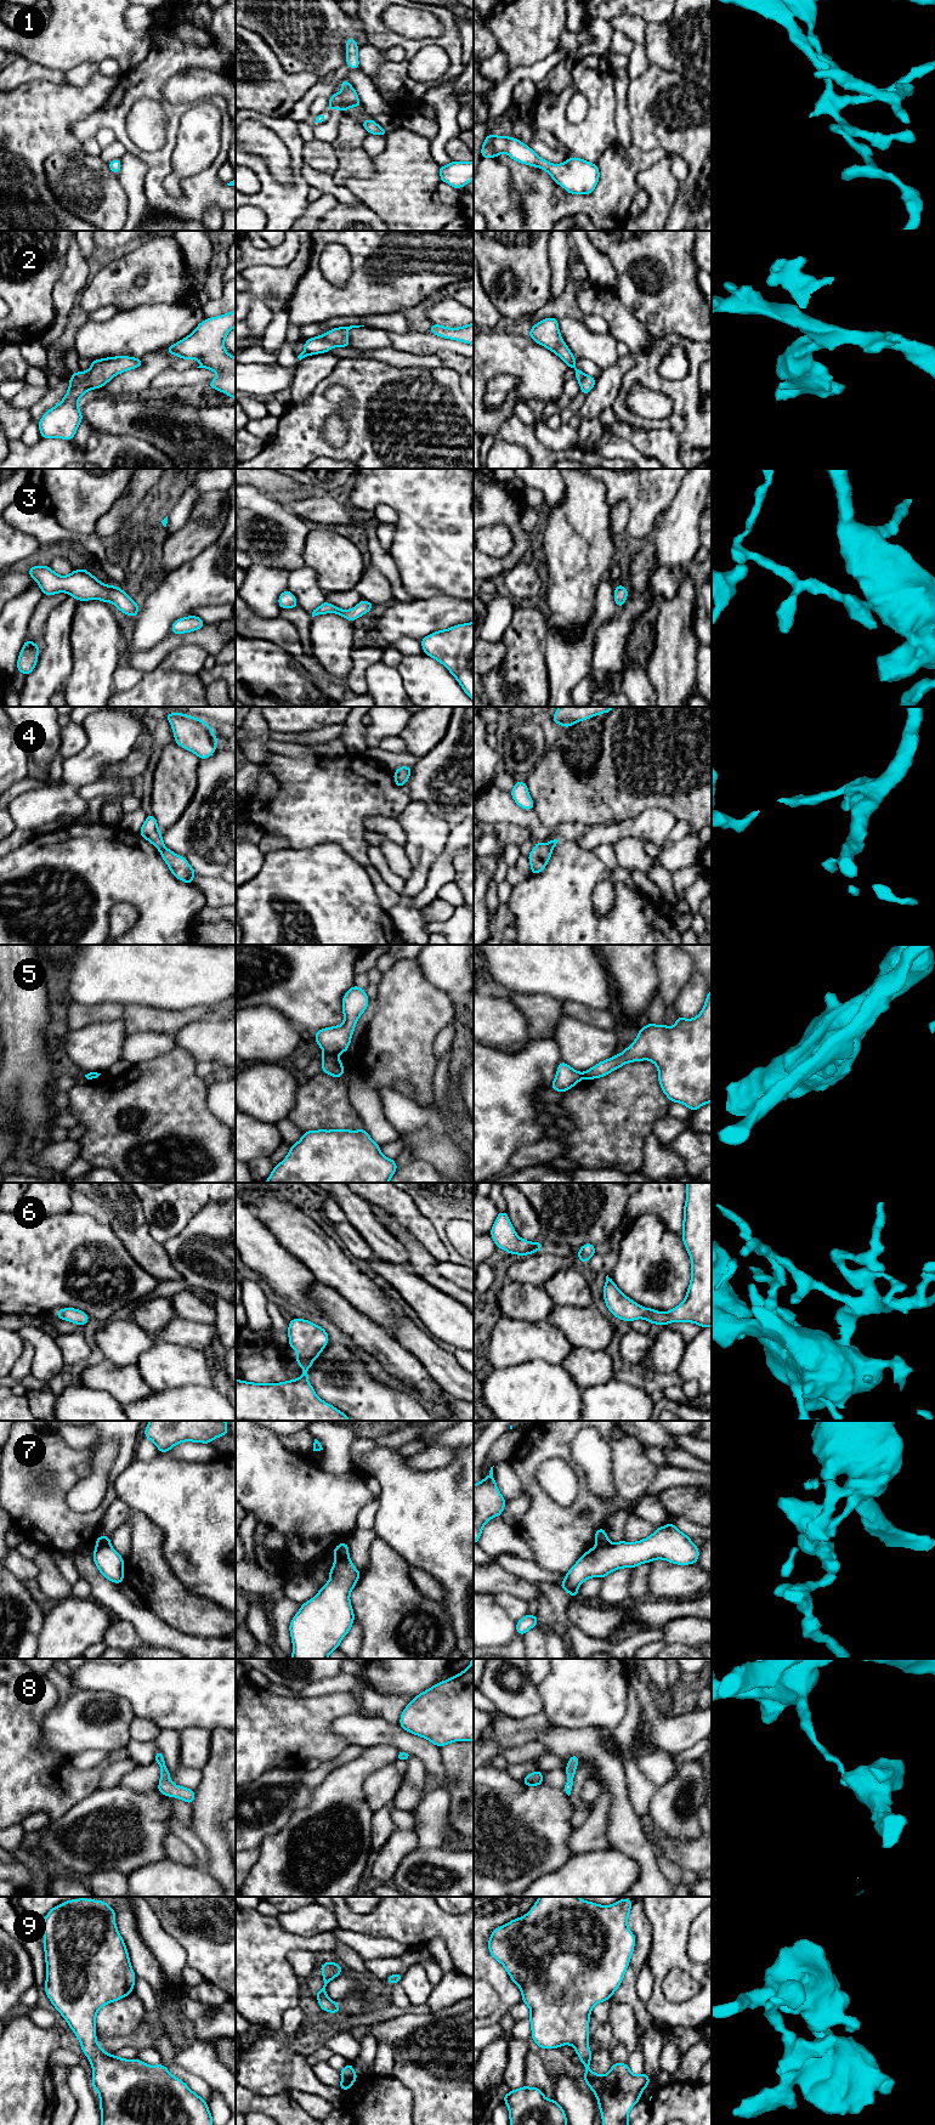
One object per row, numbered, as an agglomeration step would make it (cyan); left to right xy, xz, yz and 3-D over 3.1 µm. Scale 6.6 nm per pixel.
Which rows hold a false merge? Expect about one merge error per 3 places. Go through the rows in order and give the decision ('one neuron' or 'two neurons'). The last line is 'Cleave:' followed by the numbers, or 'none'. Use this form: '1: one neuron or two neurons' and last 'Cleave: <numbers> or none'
1: one neuron
2: one neuron
3: one neuron
4: two neurons
5: two neurons
6: one neuron
7: two neurons
8: one neuron
9: one neuron
Cleave: 4, 5, 7

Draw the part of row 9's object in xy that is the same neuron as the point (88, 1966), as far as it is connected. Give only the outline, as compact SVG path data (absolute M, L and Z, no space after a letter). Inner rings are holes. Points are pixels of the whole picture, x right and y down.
M72 1899L53 1906L42 1919L46 1961L45 1994L67 2021L92 2066L92 2087L100 2095L101 2125L214 2125L208 2103L162 2063L148 2066L102 2050L96 2038L96 2014L101 2007L134 1991L136 1980L128 1949L115 1925L115 1910L103 1900Z

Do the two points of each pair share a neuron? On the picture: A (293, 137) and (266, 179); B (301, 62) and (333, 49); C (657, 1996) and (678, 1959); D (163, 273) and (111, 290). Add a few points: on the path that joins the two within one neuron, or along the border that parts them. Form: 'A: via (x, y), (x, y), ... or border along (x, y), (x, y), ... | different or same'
A: via (295, 157), (296, 185), (292, 190), (285, 190) | same
B: via (309, 55), (315, 49), (326, 49) | same
C: via (657, 1985), (658, 1973), (667, 1965) | same
D: via (149, 287), (146, 290), (124, 290) | same

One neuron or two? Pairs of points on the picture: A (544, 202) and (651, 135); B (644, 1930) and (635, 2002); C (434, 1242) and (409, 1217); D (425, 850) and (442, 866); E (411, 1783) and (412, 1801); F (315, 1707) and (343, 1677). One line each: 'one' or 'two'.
A: two
B: one
C: one
D: two
E: one
F: two

